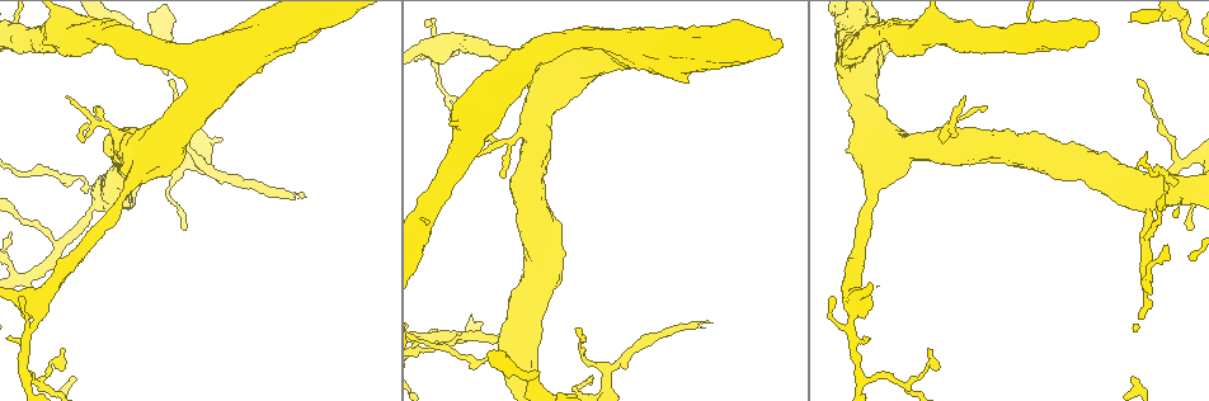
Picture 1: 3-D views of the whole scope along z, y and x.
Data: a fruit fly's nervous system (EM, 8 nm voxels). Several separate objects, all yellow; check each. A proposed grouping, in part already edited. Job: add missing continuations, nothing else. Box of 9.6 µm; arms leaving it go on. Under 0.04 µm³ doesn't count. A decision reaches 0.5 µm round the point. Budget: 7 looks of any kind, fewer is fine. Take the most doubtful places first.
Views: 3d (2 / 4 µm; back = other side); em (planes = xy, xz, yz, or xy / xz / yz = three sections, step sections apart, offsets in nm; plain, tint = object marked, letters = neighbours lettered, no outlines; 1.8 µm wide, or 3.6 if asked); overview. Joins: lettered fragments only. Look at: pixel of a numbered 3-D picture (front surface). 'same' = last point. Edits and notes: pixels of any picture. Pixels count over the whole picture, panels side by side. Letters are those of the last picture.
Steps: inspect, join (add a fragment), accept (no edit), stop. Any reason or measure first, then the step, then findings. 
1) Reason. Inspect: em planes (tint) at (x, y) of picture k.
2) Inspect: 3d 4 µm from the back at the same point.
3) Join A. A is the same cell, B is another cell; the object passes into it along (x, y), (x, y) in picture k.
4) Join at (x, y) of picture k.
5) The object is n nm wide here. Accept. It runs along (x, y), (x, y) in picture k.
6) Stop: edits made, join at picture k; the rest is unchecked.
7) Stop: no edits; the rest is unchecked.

Inspect: em xy step 4 (letters) at (695, 325) of picture 1.

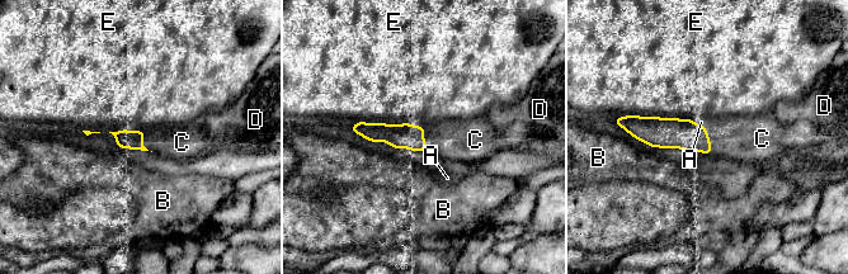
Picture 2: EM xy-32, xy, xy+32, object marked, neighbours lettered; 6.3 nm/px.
Join C. C is the same cell, A, B, D and E are other cells; it goes on there.

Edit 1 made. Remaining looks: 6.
See it whole again. Inspect: overview.

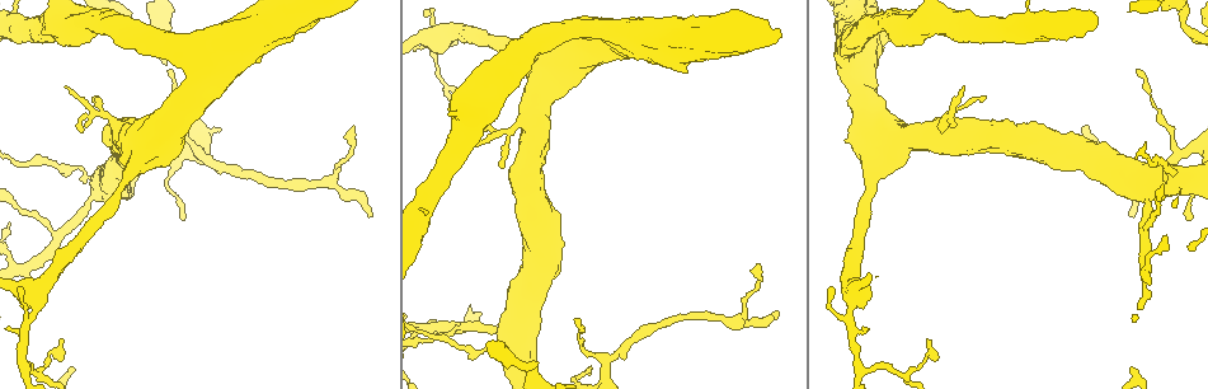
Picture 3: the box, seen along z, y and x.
An open end. Inspect: 3d 2 µm from the back at (775, 314) of picture 3.

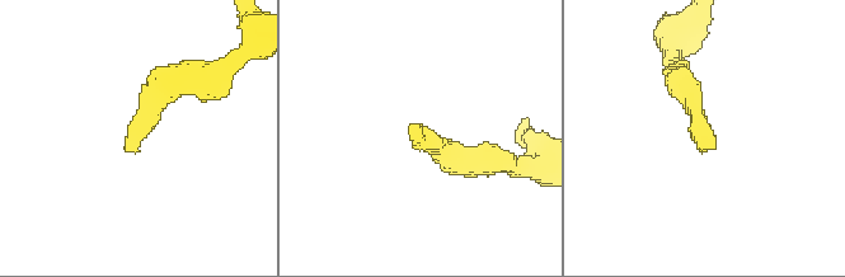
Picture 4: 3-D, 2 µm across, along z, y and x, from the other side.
Shape alone is not enough. Inspect: em planes (tint) at (409, 128) of picture 4.

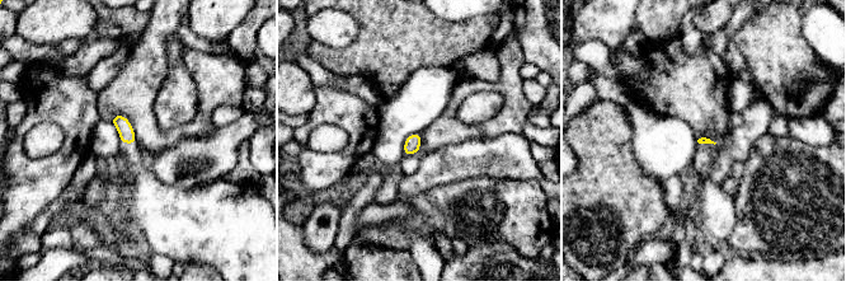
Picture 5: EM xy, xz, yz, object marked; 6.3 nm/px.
Inspect: em planes (letters) at the same point.

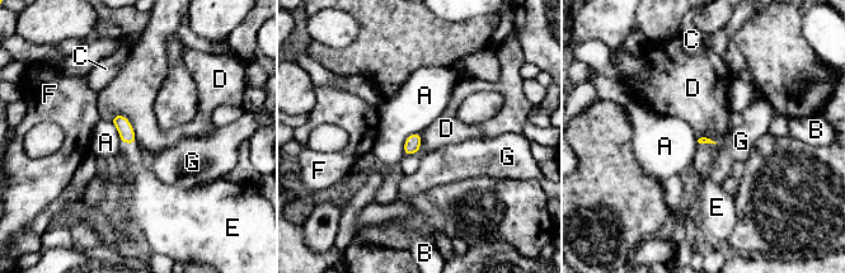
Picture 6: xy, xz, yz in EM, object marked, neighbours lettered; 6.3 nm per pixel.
Join E. E is the same cell, A, B, C, D, F and G are other cells; the neuron continues.

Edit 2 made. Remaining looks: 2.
Inspect: overview.

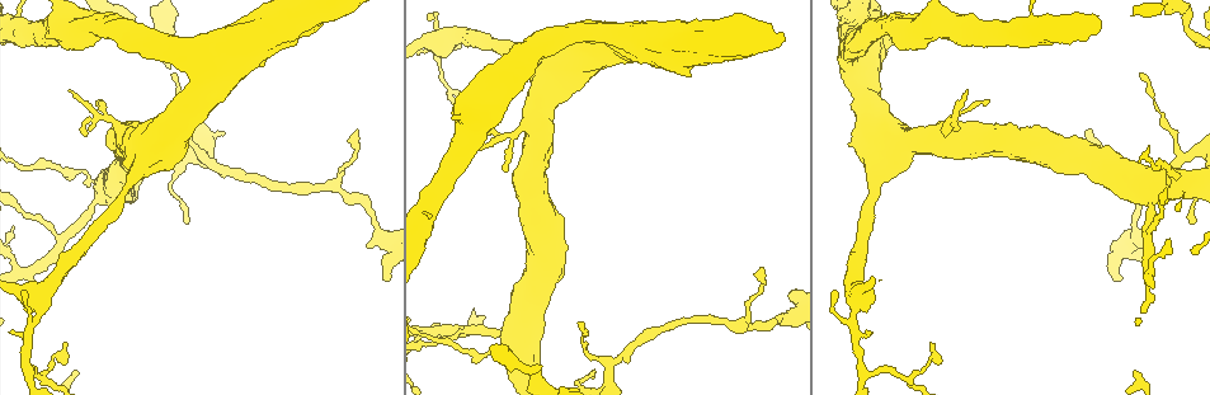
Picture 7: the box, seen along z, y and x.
A narrow waist. Inspect: em planes (letters) at (487, 354) of picture 7.

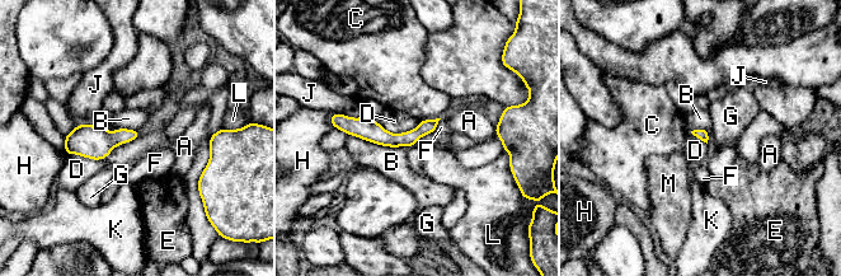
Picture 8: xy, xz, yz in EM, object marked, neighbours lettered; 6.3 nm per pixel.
The object is 70 nm wide here. Accept. A, B, C, D, E, F, G, H, J, K, L and M are other cells; none of them fits.

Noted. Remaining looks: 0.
Stop: edits made, join at picture 2, join at picture 6; the rest is unchecked.

